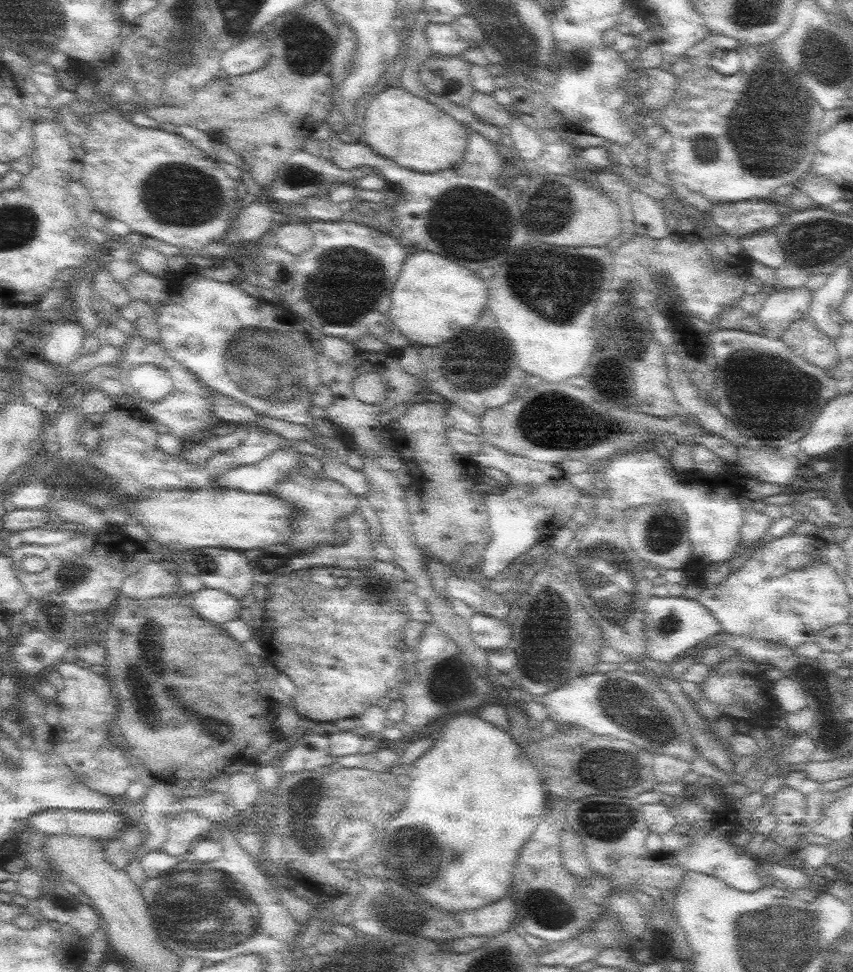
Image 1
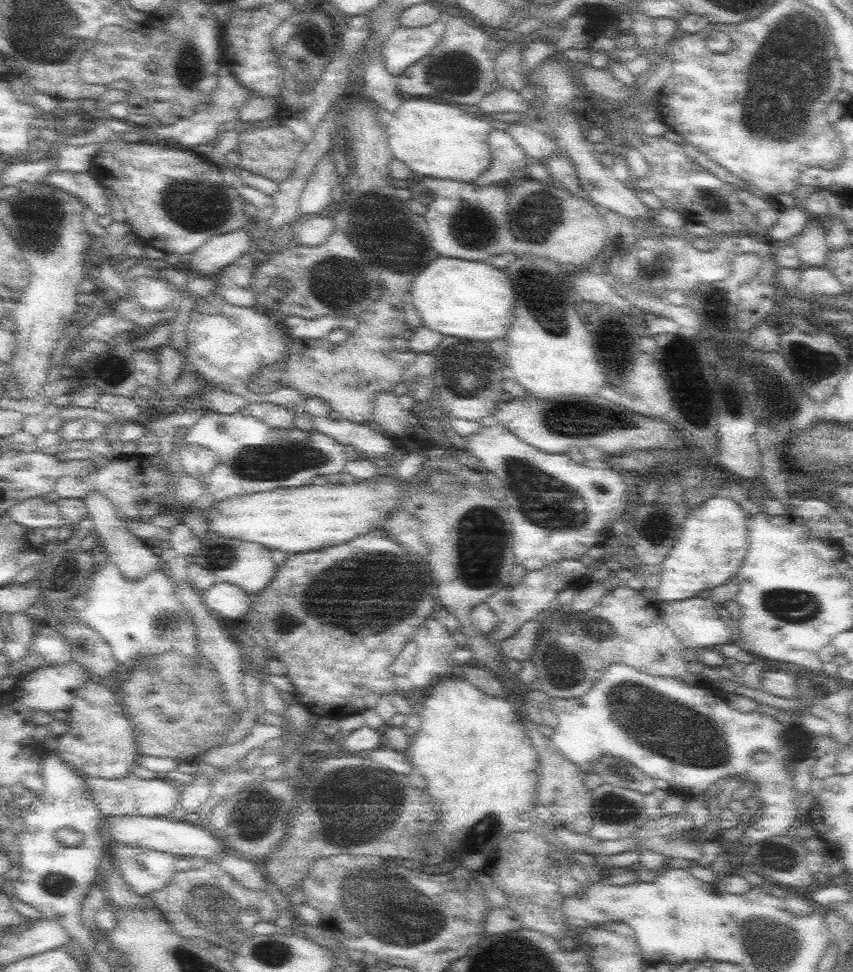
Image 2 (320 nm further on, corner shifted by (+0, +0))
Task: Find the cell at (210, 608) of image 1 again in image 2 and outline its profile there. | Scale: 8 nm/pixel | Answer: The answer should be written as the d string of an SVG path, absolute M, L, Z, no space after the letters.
M214 583L202 592L206 606L220 618L242 618L250 610L254 595L232 583Z

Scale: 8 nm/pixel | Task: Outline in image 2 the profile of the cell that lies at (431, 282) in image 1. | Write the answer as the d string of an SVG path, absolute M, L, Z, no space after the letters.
M439 256L415 277L410 292L423 326L446 336L470 340L507 338L516 298L508 274L488 262L468 262Z

